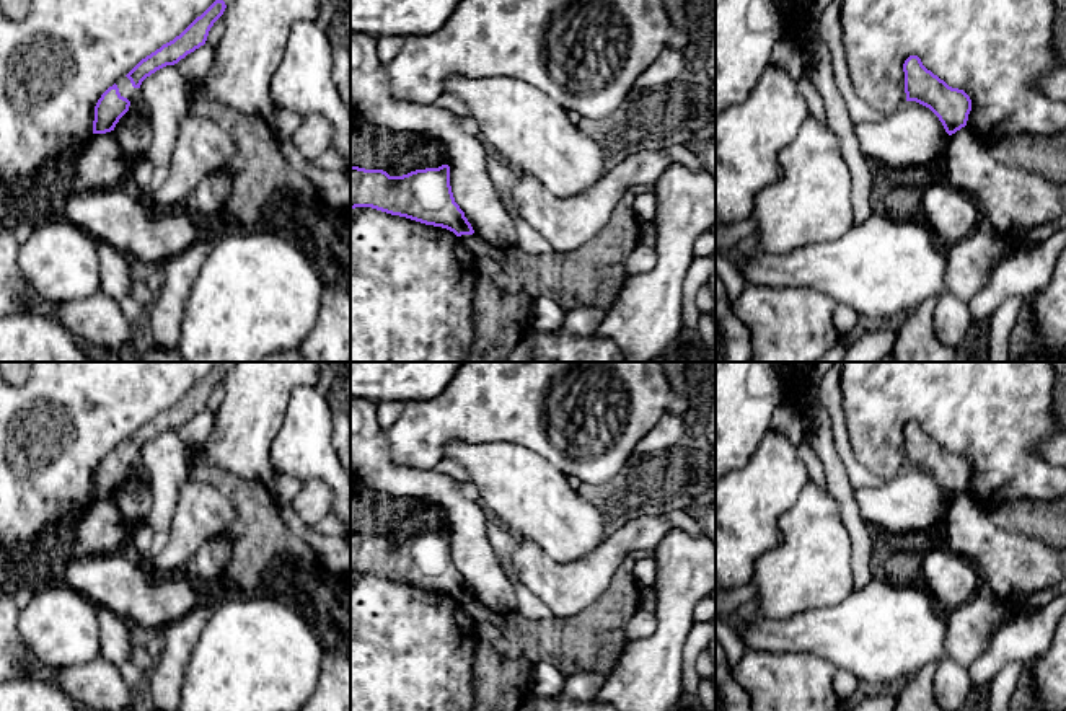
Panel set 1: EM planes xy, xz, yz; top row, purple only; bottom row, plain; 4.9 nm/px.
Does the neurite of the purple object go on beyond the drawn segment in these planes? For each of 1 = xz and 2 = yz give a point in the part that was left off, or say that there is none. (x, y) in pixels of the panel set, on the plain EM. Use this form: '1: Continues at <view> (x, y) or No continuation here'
1: No continuation here
2: No continuation here

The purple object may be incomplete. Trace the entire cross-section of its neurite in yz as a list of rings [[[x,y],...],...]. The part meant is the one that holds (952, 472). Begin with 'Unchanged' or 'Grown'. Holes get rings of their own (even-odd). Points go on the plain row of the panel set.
Unchanged. [[[918,421],[903,429],[906,466],[929,473],[942,488],[949,501],[967,491],[971,476],[970,461],[927,435]]]

